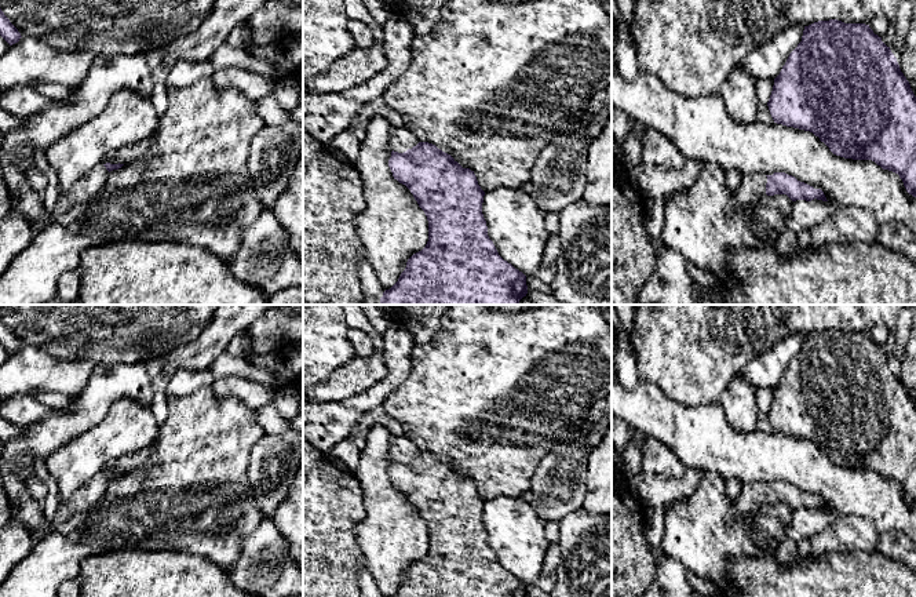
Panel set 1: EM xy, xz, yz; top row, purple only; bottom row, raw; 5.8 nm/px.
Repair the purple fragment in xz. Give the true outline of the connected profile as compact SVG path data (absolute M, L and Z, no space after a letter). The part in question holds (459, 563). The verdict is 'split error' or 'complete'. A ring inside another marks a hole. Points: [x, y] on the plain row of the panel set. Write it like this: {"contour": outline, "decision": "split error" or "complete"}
{"contour": "M391 436L391 459L388 476L394 488L410 499L428 529L426 556L408 568L405 579L391 597L528 597L526 585L499 564L488 545L482 523L485 500L478 494L474 480L463 477L435 454L420 451L406 436Z", "decision": "split error"}

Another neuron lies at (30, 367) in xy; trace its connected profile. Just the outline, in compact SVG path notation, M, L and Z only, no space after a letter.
M22 345L0 365L0 403L33 389L73 397L85 387L95 367L92 361L63 361L37 346Z

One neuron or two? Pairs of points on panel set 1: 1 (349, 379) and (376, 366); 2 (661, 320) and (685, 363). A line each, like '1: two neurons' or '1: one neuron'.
1: one neuron
2: one neuron

